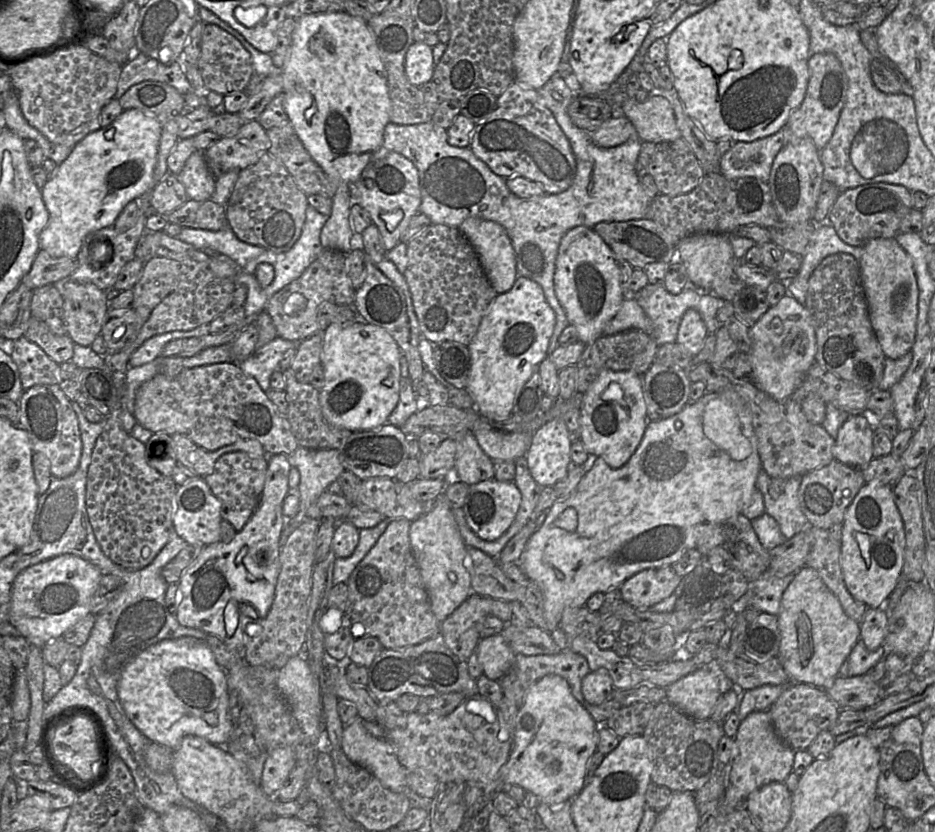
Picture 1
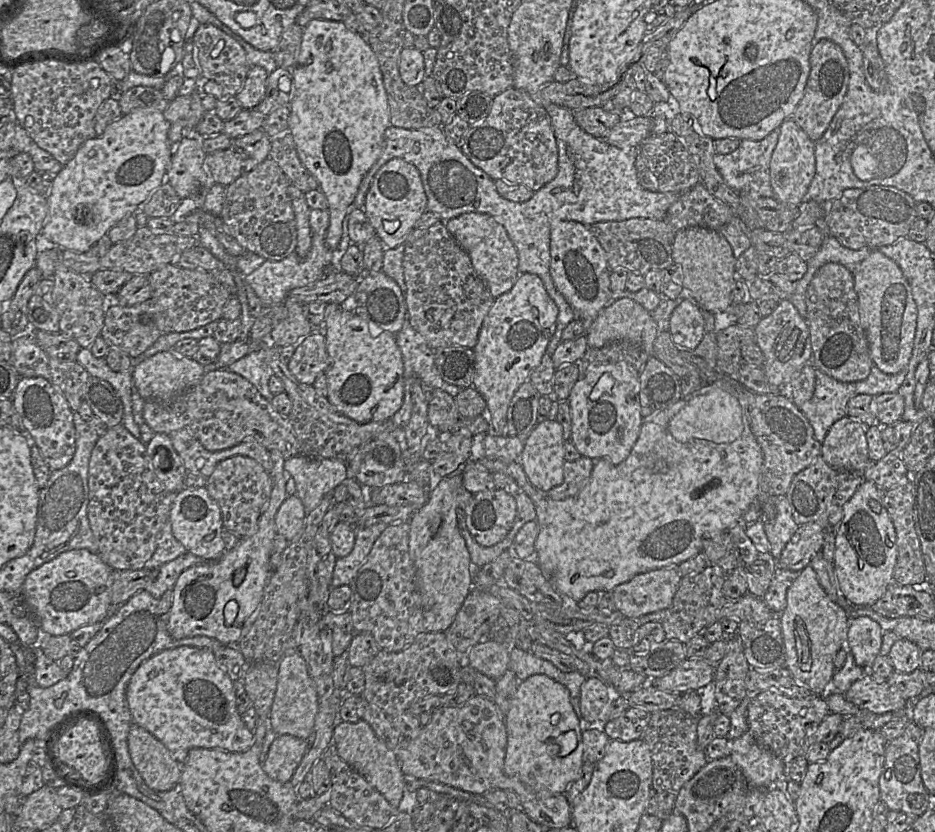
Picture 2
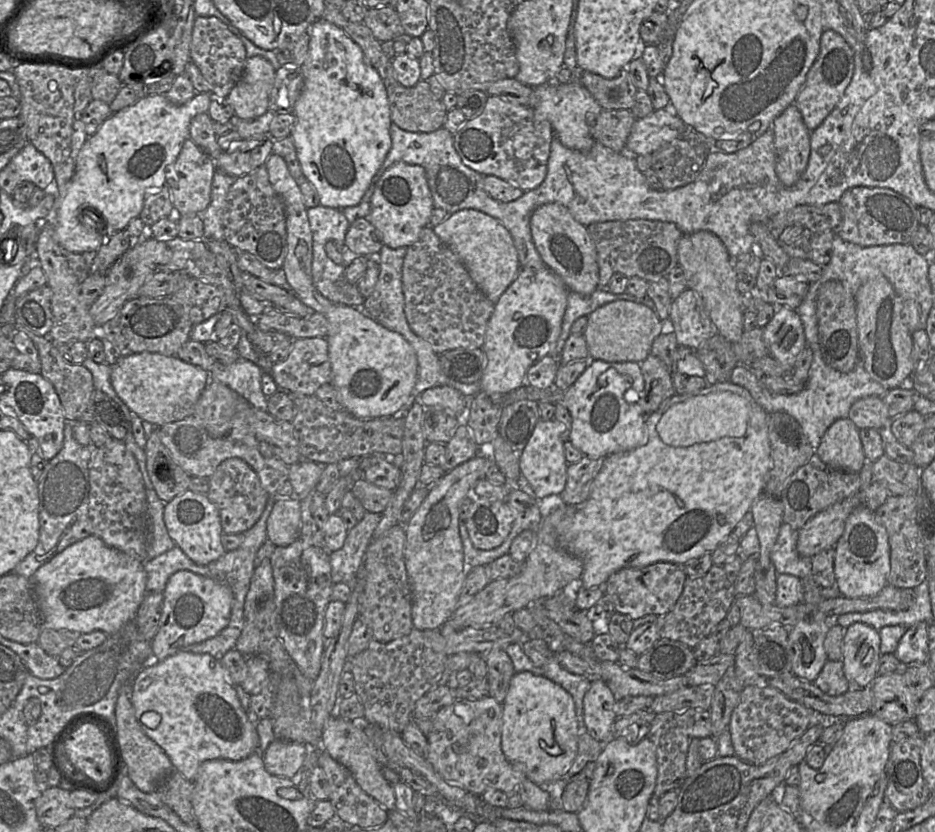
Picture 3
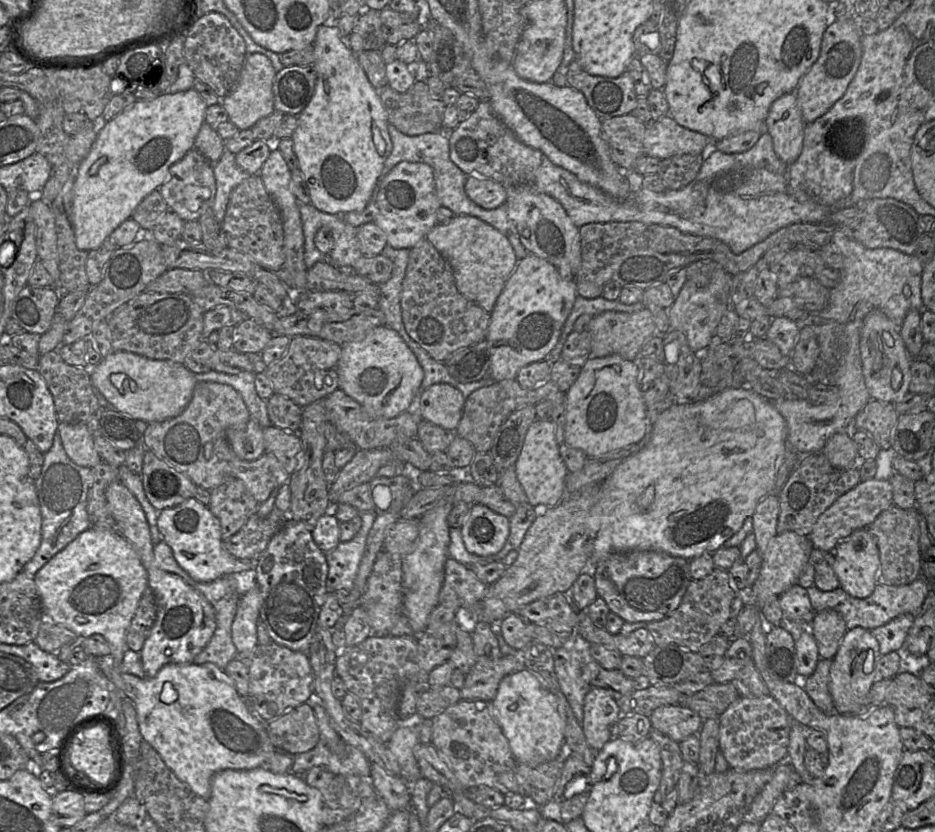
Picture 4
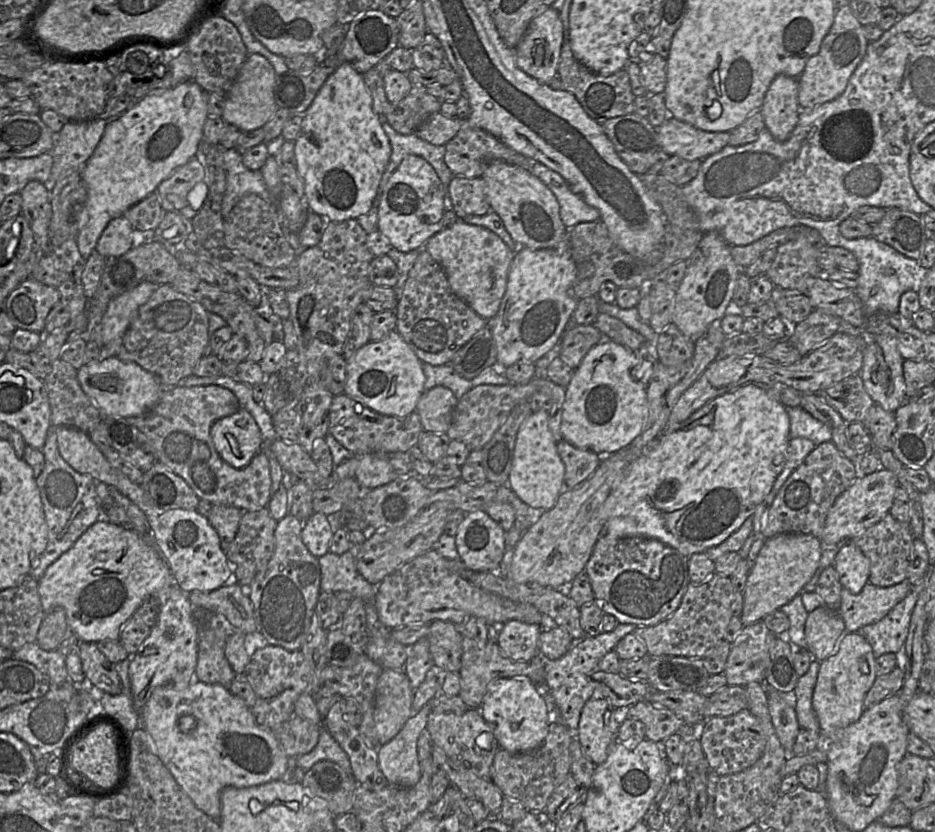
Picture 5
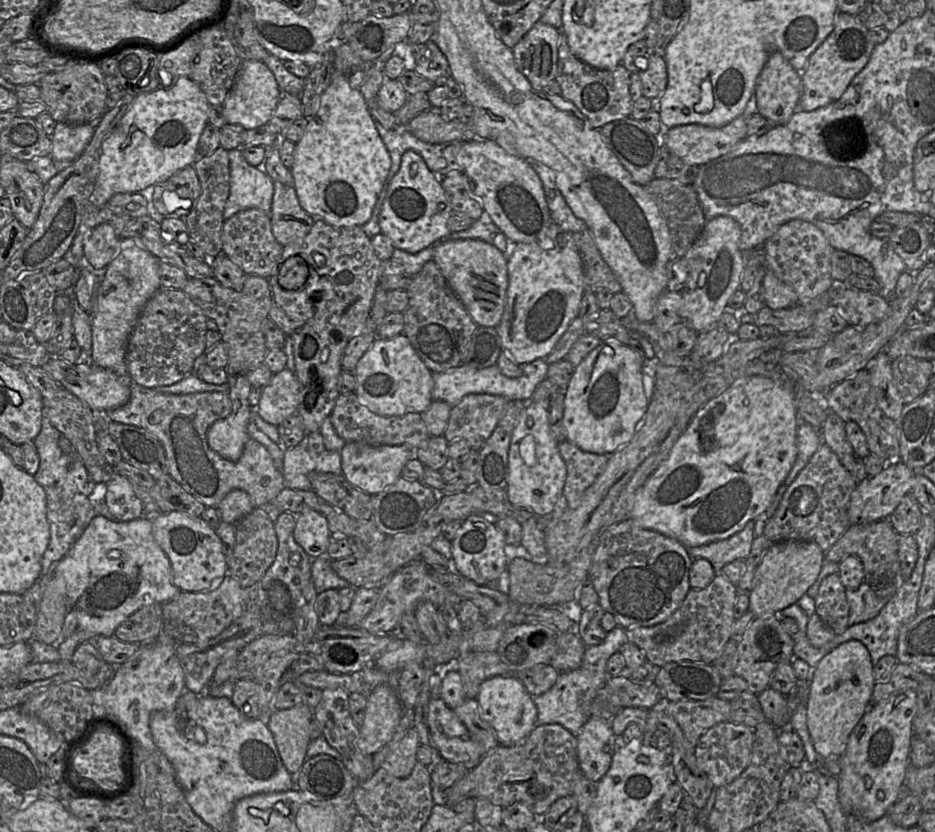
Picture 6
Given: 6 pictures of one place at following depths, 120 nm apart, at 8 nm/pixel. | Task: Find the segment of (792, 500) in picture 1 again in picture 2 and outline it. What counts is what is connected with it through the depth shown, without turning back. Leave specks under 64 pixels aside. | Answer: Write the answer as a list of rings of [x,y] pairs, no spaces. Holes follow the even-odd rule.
[[[785,495],[766,499],[772,500],[777,510],[773,520],[763,520],[770,553],[777,561],[799,526],[793,520],[791,507]]]

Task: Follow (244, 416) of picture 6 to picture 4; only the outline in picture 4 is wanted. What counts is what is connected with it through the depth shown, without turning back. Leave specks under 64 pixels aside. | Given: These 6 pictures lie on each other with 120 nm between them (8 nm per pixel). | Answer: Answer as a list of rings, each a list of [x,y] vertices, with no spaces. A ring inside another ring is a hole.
[[[250,419],[244,430],[228,429],[227,440],[242,460],[253,461],[266,452],[263,428],[256,420]]]

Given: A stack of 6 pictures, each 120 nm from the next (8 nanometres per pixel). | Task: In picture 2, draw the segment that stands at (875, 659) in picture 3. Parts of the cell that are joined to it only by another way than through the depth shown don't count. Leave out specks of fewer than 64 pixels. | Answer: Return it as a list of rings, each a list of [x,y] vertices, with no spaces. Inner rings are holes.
[[[867,616],[850,619],[846,646],[858,666],[870,668],[879,655],[883,634],[881,626]]]

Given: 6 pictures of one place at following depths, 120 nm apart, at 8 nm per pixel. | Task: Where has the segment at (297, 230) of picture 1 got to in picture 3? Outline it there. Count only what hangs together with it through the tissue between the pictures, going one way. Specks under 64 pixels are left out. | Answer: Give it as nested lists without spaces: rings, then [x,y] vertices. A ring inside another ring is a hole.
[[[265,165],[237,177],[230,186],[222,214],[224,240],[234,249],[252,254],[271,270],[282,268],[287,255],[286,213],[273,189]]]

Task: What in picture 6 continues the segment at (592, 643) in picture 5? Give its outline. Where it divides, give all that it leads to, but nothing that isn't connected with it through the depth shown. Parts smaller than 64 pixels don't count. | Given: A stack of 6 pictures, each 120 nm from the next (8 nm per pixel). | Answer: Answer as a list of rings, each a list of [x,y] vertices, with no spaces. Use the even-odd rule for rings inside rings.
[[[617,626],[608,632],[602,644],[586,647],[579,668],[569,672],[560,672],[555,684],[548,691],[538,696],[532,696],[538,713],[536,725],[558,723],[577,737],[587,721],[587,712],[582,708],[583,695],[588,690],[597,690],[605,686],[605,682],[609,677],[607,662],[614,653],[620,651],[620,648],[626,642],[628,642],[626,629]]]

